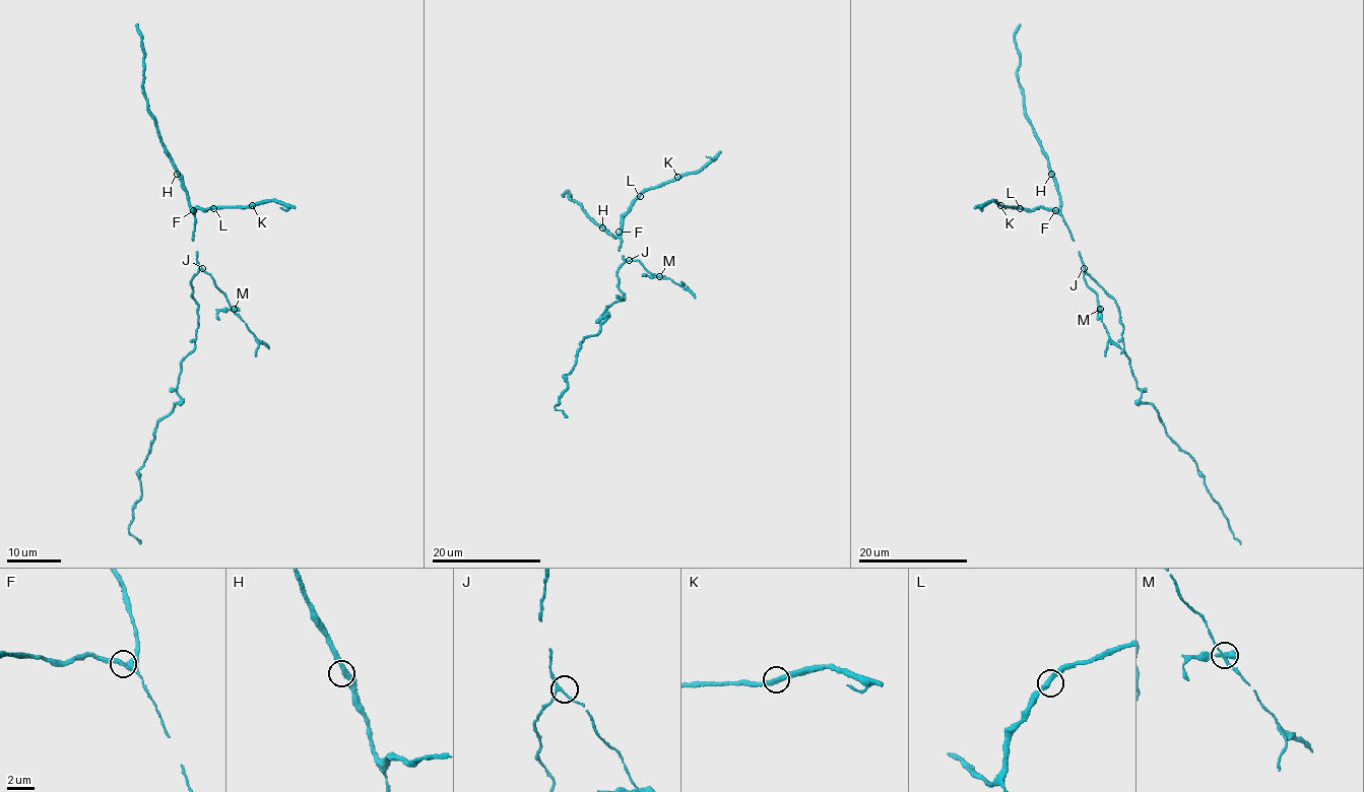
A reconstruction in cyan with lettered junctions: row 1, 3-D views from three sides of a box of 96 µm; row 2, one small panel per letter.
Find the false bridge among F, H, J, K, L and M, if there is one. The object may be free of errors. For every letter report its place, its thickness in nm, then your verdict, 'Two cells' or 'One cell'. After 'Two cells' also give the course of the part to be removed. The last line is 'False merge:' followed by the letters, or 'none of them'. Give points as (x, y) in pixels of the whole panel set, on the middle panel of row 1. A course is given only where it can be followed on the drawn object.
F: Place: (619, 232). Thickness 360 nm. One cell
H: Place: (602, 227). Thickness 340 nm. One cell
J: Place: (629, 260). Thickness 160 nm. One cell
K: Place: (677, 177). Thickness 320 nm. One cell
L: Place: (640, 196). Thickness 320 nm. One cell
M: Place: (659, 276). Thickness 280 nm. Two cells. Course of the part to remove: (660, 276), (645, 275)
False merge: M

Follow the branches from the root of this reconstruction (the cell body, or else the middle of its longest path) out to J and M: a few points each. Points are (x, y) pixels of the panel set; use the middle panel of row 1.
J: (619, 289), (616, 271), (629, 260)
M: (619, 289), (616, 271), (626, 260), (638, 260), (652, 274), (660, 276)

